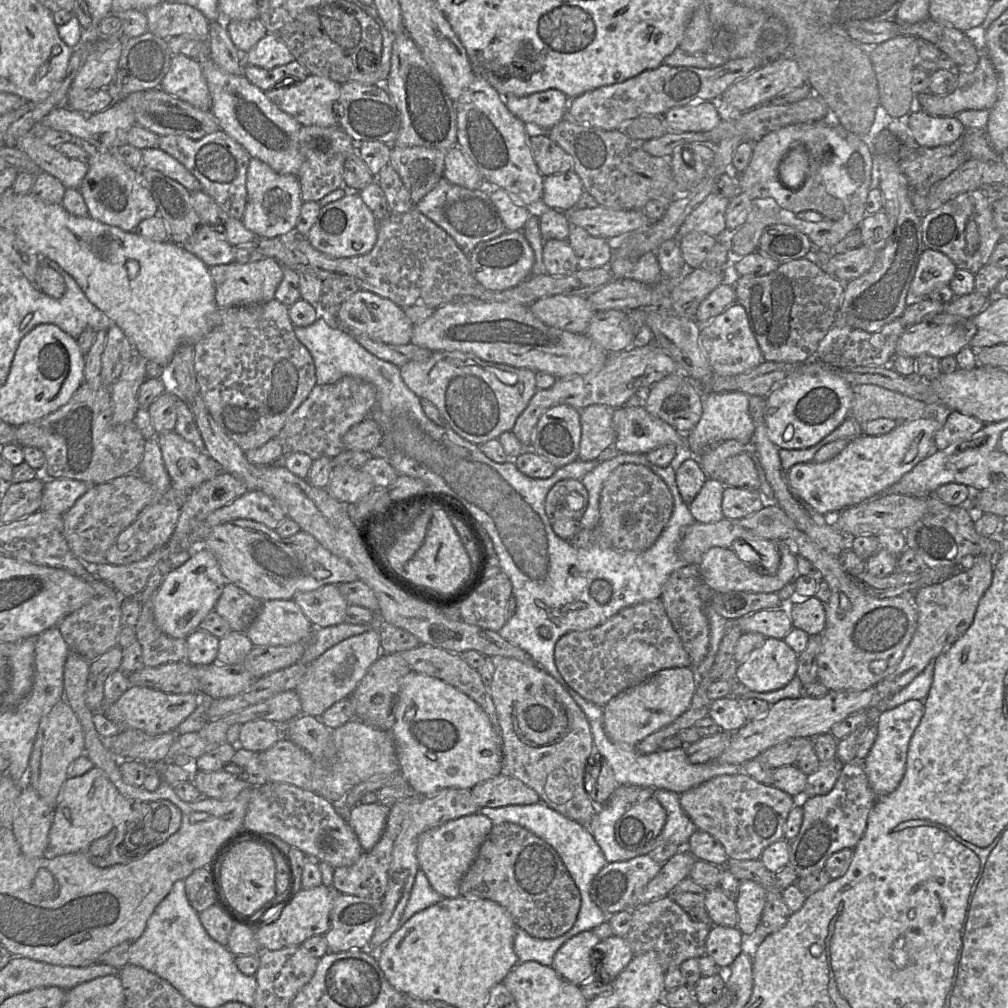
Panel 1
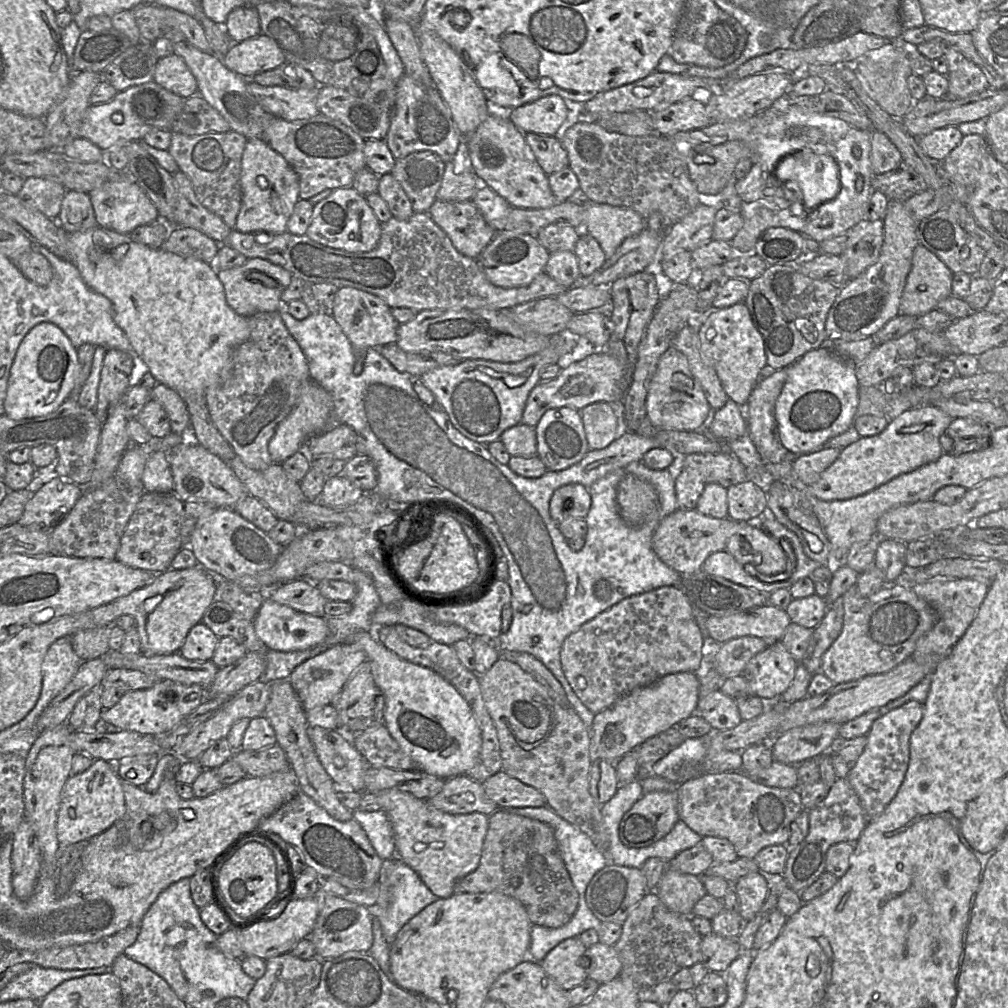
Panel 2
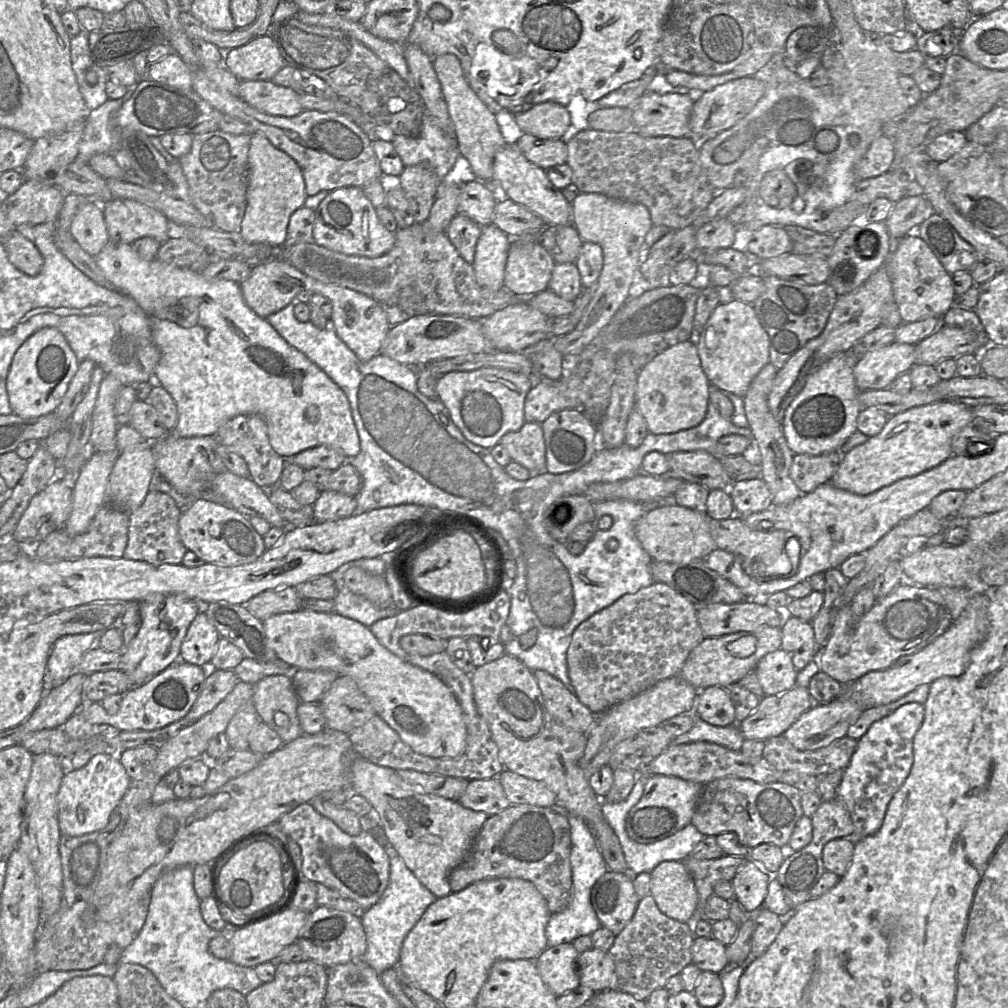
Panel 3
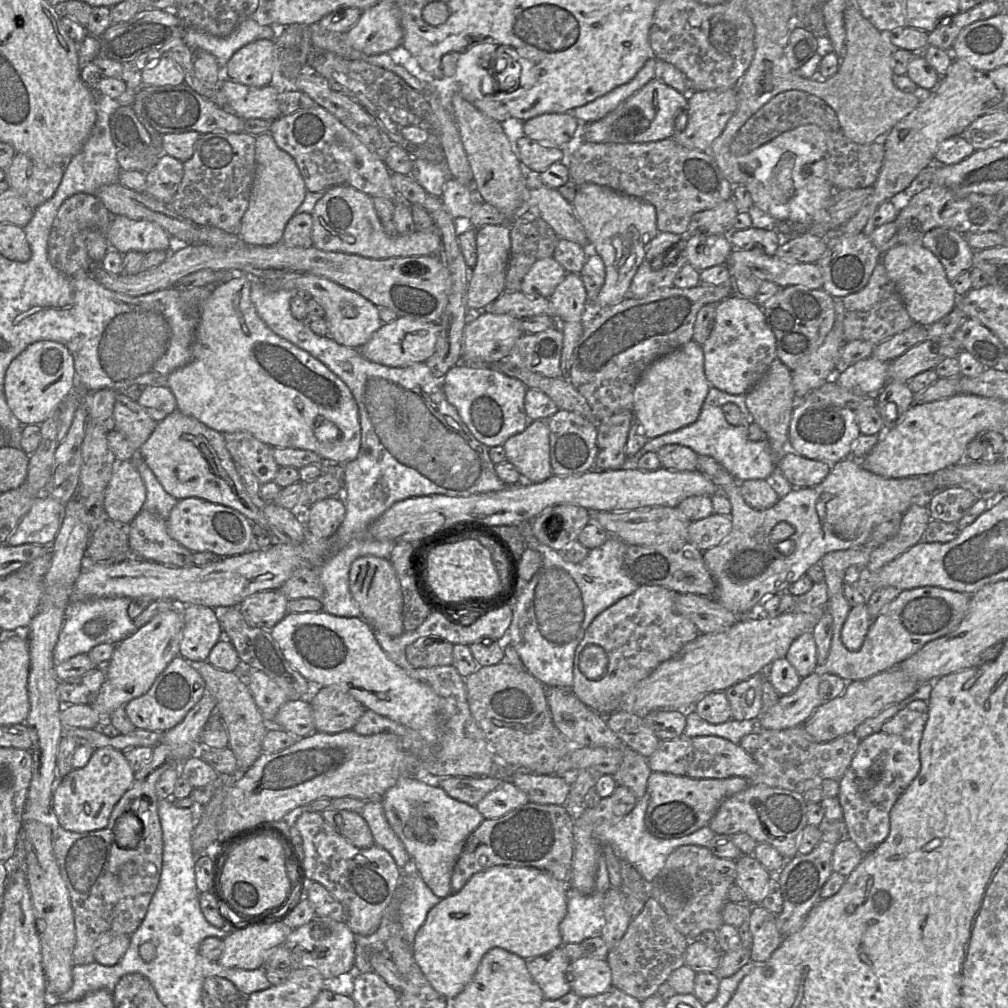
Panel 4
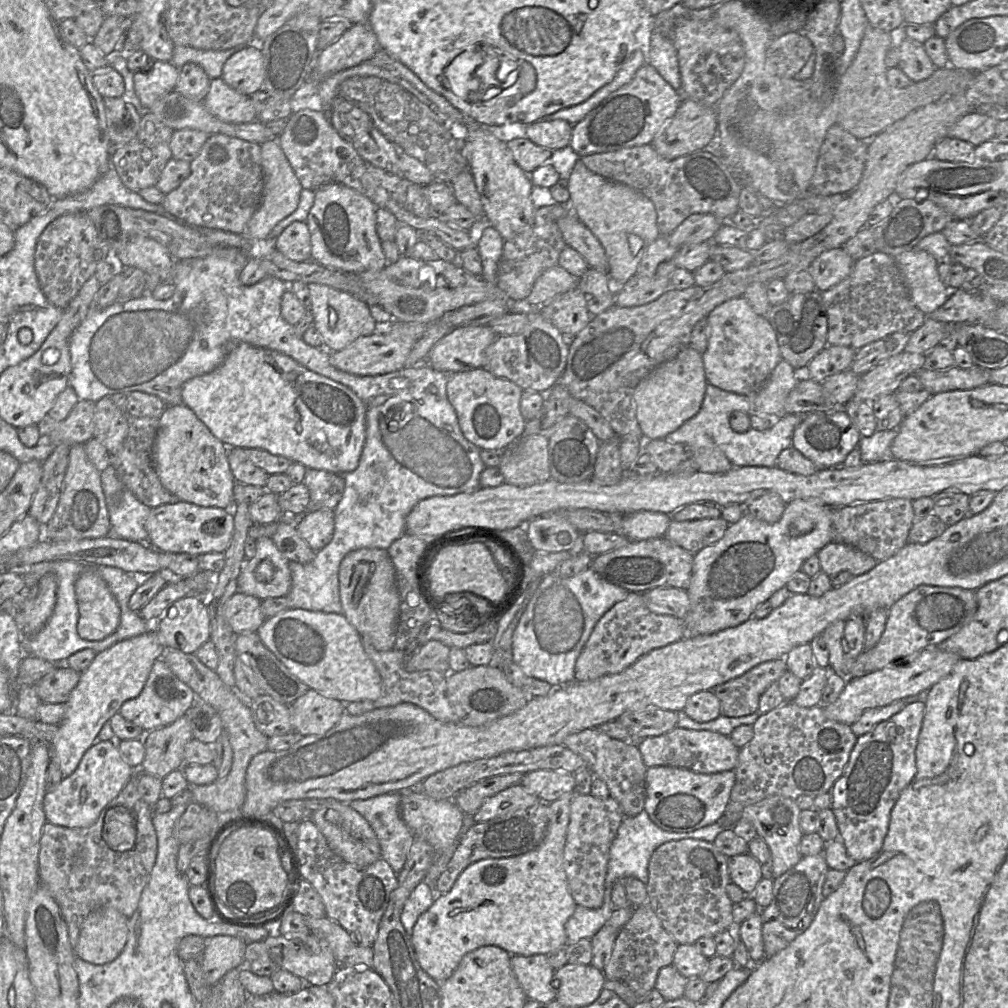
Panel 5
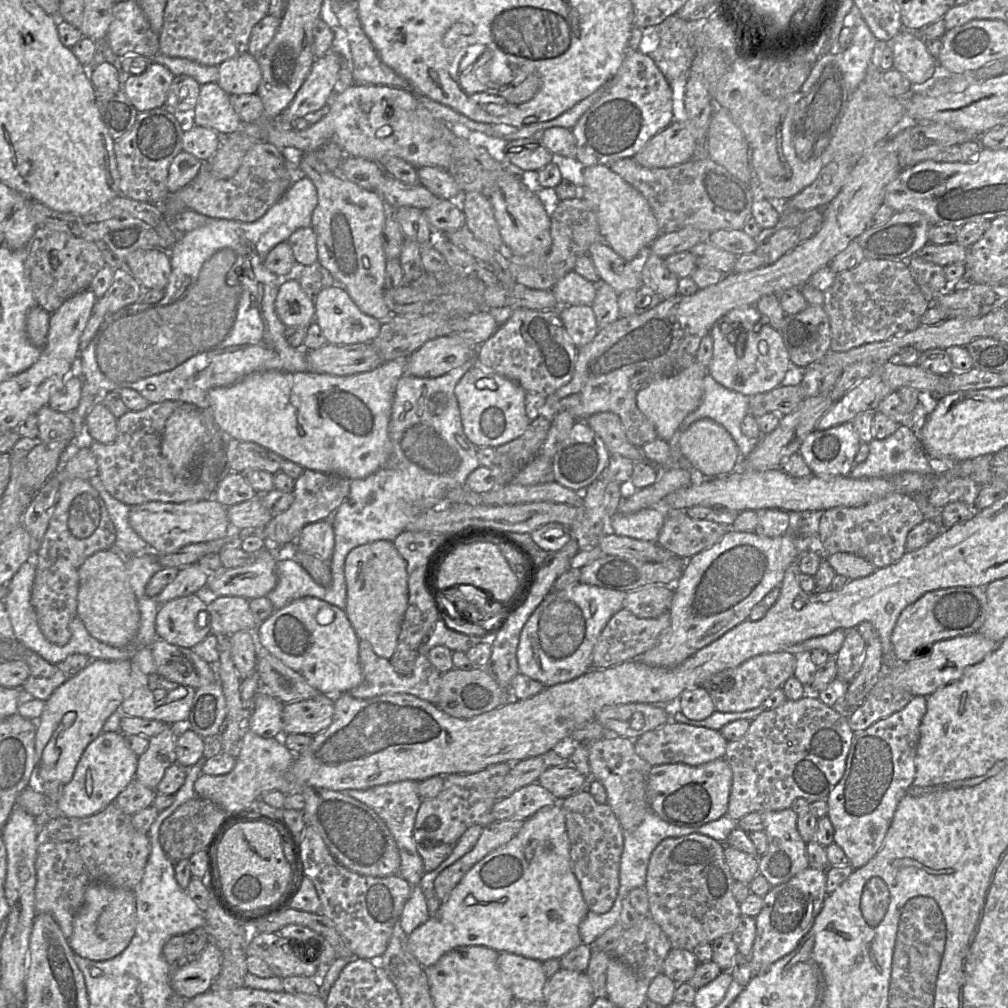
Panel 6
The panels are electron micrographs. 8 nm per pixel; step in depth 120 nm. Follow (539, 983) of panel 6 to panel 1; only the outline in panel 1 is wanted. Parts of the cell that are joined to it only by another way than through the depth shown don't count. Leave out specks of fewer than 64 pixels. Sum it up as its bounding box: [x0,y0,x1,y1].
[551,930,602,985]

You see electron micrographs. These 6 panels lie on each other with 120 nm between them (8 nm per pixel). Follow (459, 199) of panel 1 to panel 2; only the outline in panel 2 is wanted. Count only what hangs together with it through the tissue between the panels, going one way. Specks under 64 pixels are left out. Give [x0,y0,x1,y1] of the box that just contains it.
[427,199,497,260]

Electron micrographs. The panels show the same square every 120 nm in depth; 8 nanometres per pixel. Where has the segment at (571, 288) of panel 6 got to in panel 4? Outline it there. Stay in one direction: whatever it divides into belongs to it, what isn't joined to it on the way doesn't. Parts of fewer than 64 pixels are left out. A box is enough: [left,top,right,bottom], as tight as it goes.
[520,257,566,298]

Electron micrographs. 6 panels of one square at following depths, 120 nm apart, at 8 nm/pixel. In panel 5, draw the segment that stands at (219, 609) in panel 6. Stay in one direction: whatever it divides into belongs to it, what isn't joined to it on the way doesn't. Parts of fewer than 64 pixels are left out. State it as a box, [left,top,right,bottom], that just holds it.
[224,593,266,635]

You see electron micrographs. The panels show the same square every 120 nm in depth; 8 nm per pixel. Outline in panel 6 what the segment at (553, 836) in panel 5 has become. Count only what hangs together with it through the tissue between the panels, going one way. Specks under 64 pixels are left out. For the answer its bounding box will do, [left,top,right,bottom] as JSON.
[408,803,590,968]

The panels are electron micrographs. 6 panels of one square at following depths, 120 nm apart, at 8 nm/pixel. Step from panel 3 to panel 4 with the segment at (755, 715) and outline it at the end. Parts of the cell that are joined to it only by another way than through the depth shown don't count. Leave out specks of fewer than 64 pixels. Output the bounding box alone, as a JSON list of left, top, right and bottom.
[757,672,827,730]

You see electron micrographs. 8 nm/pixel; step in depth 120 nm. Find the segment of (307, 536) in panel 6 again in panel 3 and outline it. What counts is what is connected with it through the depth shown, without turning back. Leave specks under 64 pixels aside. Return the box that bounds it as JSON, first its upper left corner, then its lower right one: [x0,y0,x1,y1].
[312,490,357,522]

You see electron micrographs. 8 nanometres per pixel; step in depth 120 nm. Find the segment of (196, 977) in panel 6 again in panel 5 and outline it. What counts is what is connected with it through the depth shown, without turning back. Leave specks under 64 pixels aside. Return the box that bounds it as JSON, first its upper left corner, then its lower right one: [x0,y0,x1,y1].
[203,935,247,986]

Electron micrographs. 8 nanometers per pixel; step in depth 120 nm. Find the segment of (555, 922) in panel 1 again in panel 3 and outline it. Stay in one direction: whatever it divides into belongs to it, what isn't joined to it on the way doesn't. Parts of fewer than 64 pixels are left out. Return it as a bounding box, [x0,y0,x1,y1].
[449,805,572,914]

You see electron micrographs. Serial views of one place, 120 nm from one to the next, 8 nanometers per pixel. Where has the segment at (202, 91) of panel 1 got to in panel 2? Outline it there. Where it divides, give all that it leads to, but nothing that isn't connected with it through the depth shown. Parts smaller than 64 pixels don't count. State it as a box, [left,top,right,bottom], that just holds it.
[154,53,198,99]

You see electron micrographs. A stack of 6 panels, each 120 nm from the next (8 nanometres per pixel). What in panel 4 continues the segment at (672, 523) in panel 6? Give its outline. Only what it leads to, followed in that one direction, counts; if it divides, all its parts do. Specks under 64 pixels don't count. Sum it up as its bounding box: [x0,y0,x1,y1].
[688,514,732,552]

